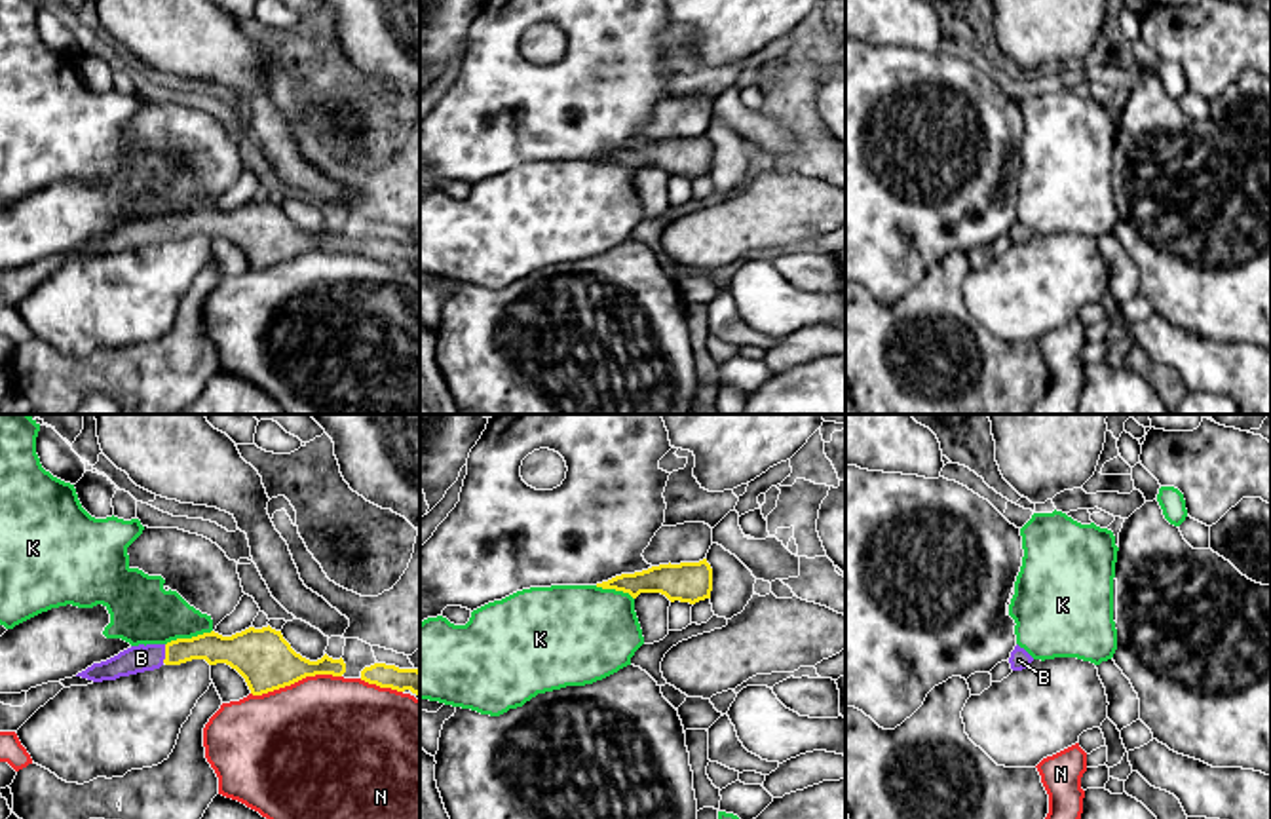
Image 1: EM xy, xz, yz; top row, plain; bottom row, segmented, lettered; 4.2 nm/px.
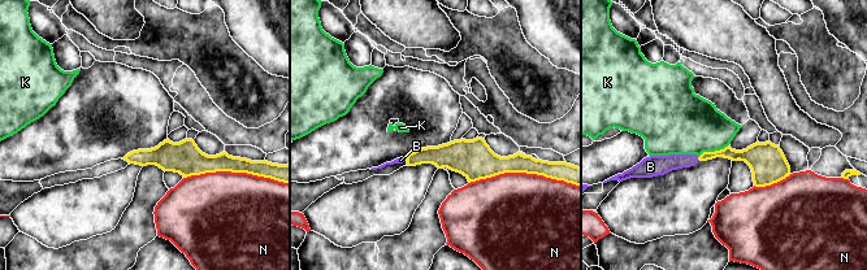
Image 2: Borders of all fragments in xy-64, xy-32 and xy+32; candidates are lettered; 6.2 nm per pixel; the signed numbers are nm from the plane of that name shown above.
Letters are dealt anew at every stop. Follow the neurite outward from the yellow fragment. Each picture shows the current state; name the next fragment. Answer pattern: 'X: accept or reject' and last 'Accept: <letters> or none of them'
B: accept
K: reject
N: reject
Accept: B

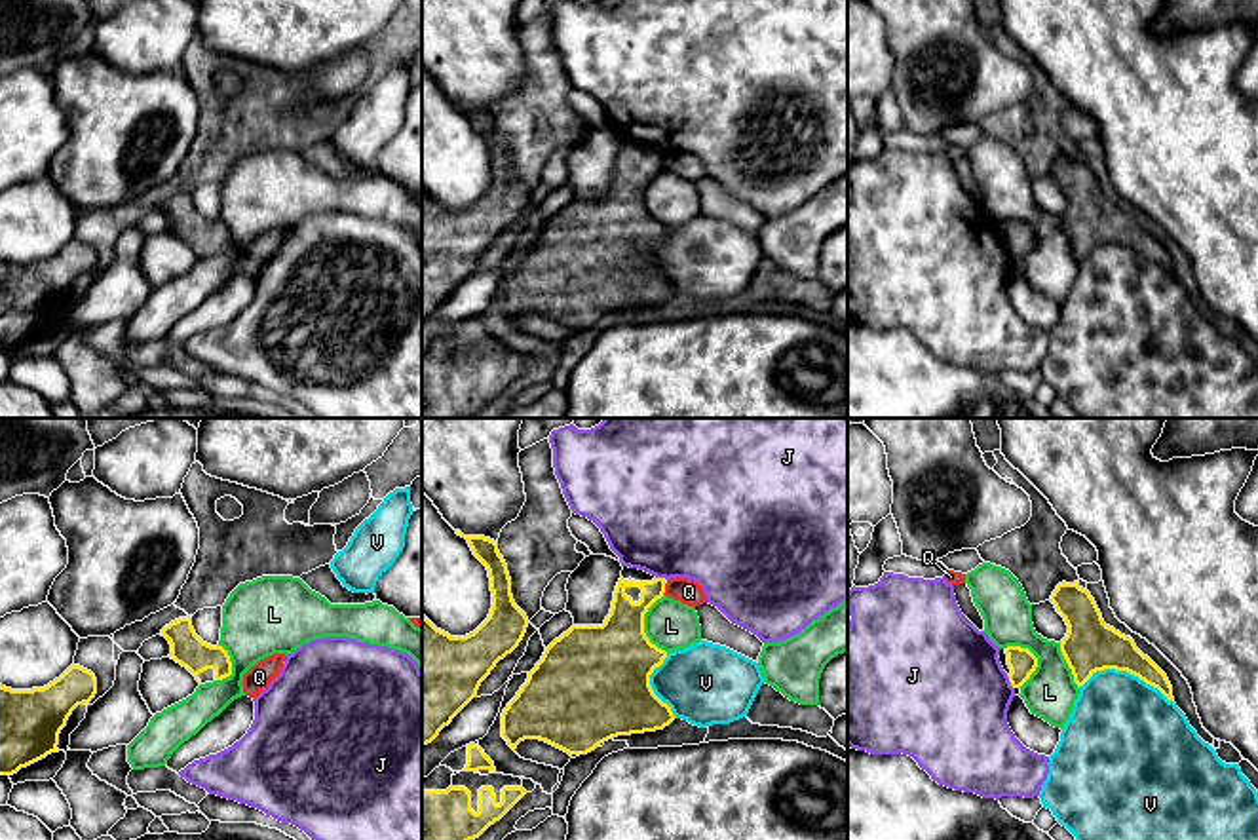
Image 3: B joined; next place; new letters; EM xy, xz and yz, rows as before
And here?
J: reject
L: reject
Q: reject
V: reject
Accept: none of them

